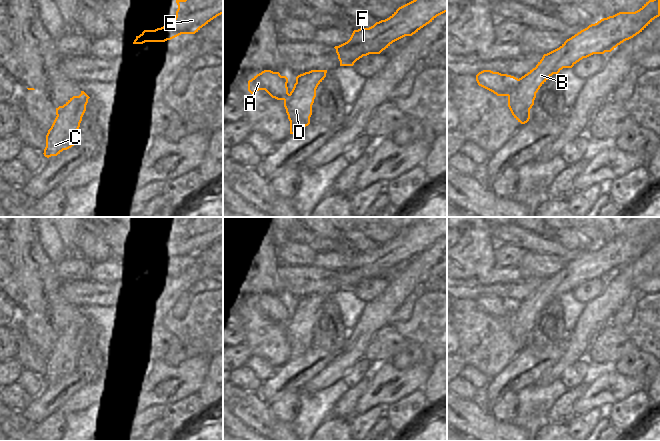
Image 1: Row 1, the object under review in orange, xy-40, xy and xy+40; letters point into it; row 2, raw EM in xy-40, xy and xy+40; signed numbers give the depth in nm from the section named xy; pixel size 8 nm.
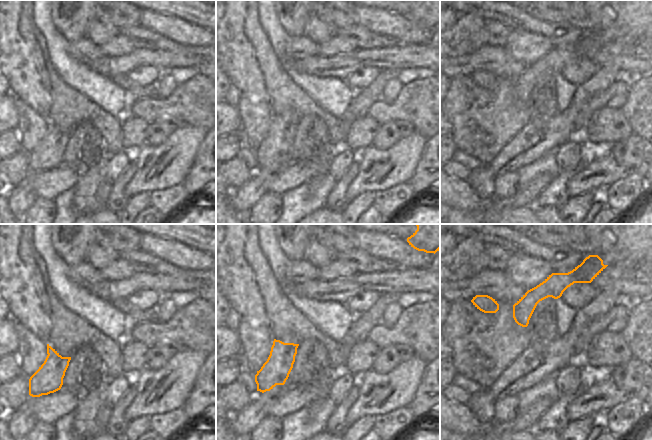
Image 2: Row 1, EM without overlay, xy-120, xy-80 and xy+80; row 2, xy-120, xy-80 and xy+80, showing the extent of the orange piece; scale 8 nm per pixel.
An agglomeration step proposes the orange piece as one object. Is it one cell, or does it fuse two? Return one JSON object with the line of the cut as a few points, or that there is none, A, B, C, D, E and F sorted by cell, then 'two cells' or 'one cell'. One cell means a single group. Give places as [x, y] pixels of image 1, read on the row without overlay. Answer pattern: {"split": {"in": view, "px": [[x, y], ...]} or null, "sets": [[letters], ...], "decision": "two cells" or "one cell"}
{"split": {"in": "xy+40", "px": [[518, 303], [507, 319]]}, "sets": [["A"], ["B", "C", "D", "E", "F"]], "decision": "two cells"}

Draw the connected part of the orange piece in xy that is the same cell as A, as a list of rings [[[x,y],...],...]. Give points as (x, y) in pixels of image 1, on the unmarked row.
[[[264,294],[248,305],[248,315],[251,318],[265,314],[272,322],[285,324],[288,320],[288,302],[279,296]]]

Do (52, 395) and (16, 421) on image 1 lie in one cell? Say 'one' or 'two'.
two

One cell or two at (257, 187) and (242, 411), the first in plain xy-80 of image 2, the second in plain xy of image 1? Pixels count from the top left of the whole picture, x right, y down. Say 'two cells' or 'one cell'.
two cells

